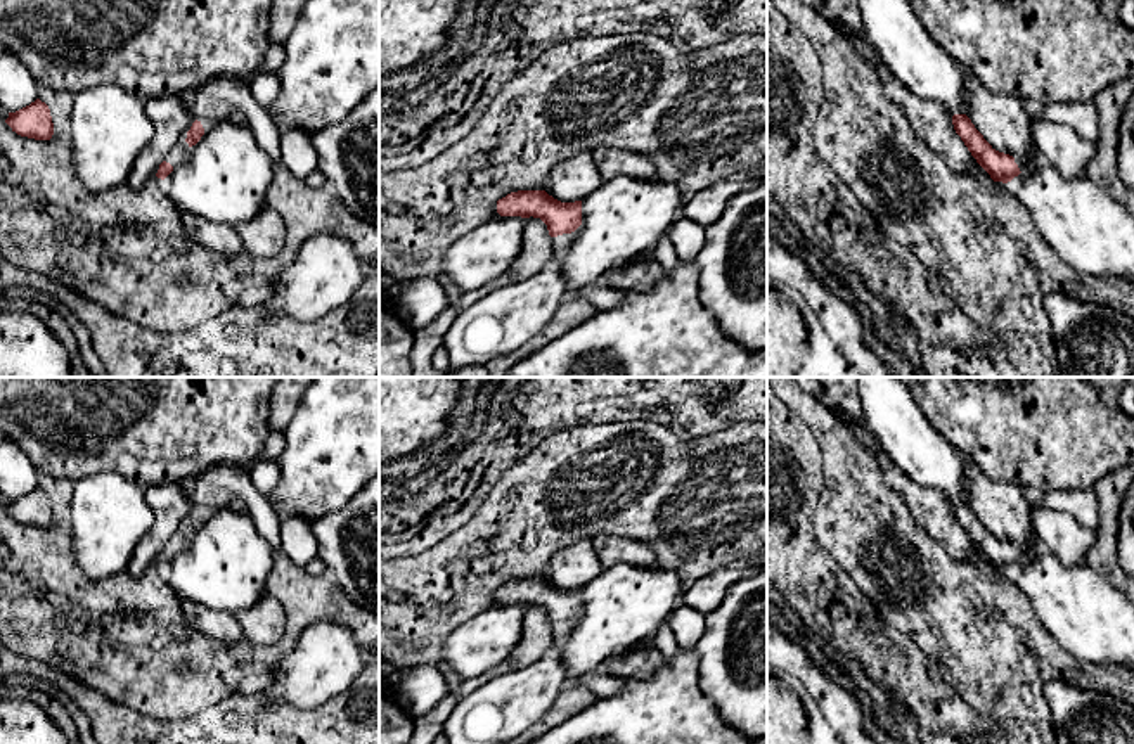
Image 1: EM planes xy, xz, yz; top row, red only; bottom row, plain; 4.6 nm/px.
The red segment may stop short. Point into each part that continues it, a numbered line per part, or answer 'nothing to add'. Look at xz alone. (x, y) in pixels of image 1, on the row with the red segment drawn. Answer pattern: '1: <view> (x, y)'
1: xz (561, 243)

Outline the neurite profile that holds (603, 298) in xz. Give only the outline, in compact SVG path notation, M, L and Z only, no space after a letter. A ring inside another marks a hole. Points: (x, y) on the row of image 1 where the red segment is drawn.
M594 284L571 292L568 299L585 299L594 305L597 311L602 311L616 308L623 299L623 292L606 287L604 284Z

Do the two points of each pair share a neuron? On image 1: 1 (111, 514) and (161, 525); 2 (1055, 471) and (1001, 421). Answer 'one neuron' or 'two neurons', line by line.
1: two neurons
2: one neuron

